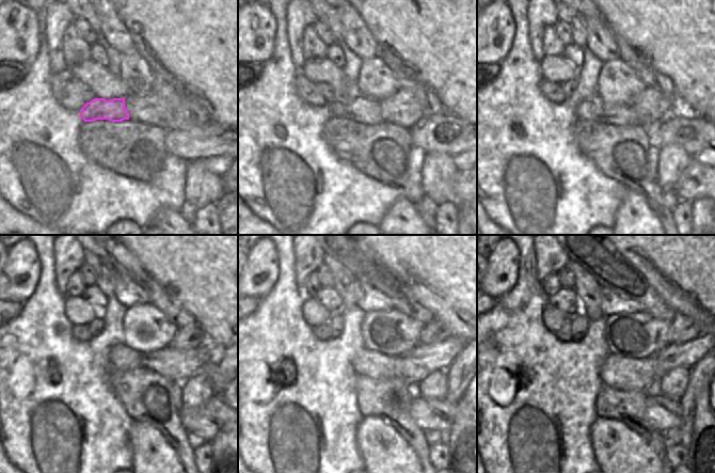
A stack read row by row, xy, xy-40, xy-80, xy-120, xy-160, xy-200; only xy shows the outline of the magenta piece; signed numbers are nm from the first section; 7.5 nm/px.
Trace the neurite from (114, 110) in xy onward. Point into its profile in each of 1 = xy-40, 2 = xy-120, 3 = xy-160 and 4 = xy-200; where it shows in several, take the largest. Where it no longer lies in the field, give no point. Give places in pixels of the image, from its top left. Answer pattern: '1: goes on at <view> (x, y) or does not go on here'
1: goes on at xy-40 (364, 110)
2: goes on at xy-120 (177, 365)
3: goes on at xy-160 (422, 361)
4: goes on at xy-200 (685, 355)

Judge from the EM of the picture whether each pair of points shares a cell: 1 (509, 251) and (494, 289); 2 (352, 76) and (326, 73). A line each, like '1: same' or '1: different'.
1: same
2: different

